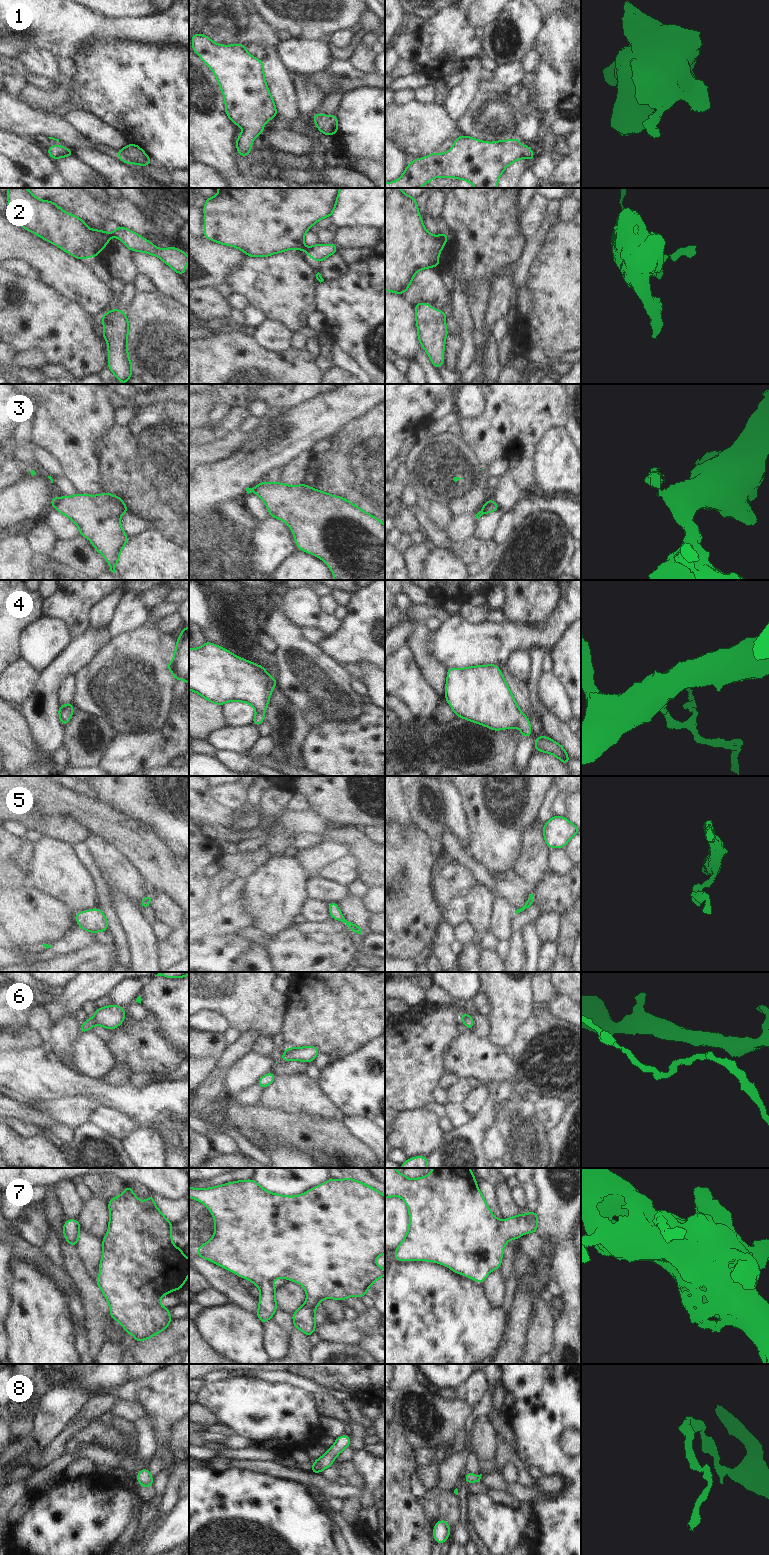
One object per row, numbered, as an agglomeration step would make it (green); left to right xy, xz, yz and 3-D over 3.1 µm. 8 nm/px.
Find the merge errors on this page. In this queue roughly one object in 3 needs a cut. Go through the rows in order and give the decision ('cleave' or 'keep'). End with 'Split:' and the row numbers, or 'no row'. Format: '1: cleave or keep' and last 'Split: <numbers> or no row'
1: keep
2: cleave
3: cleave
4: keep
5: keep
6: keep
7: keep
8: keep
Split: 2, 3

